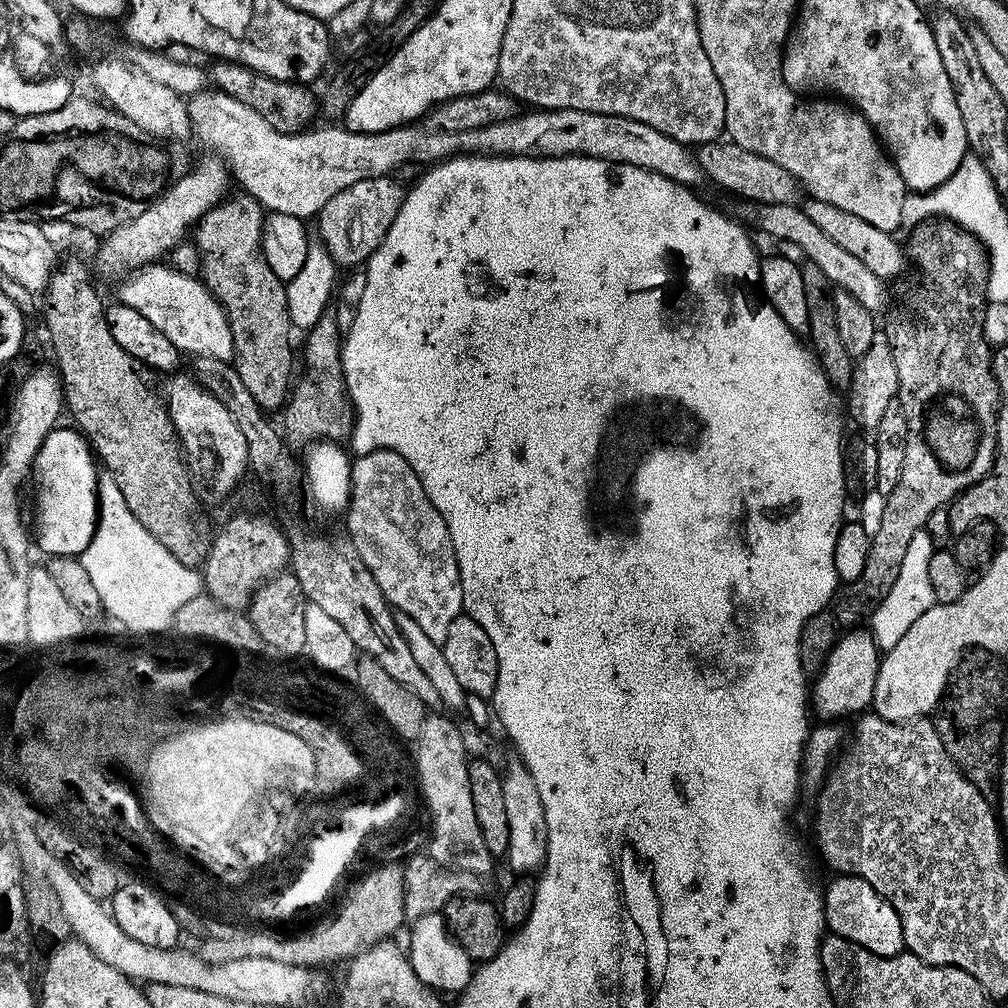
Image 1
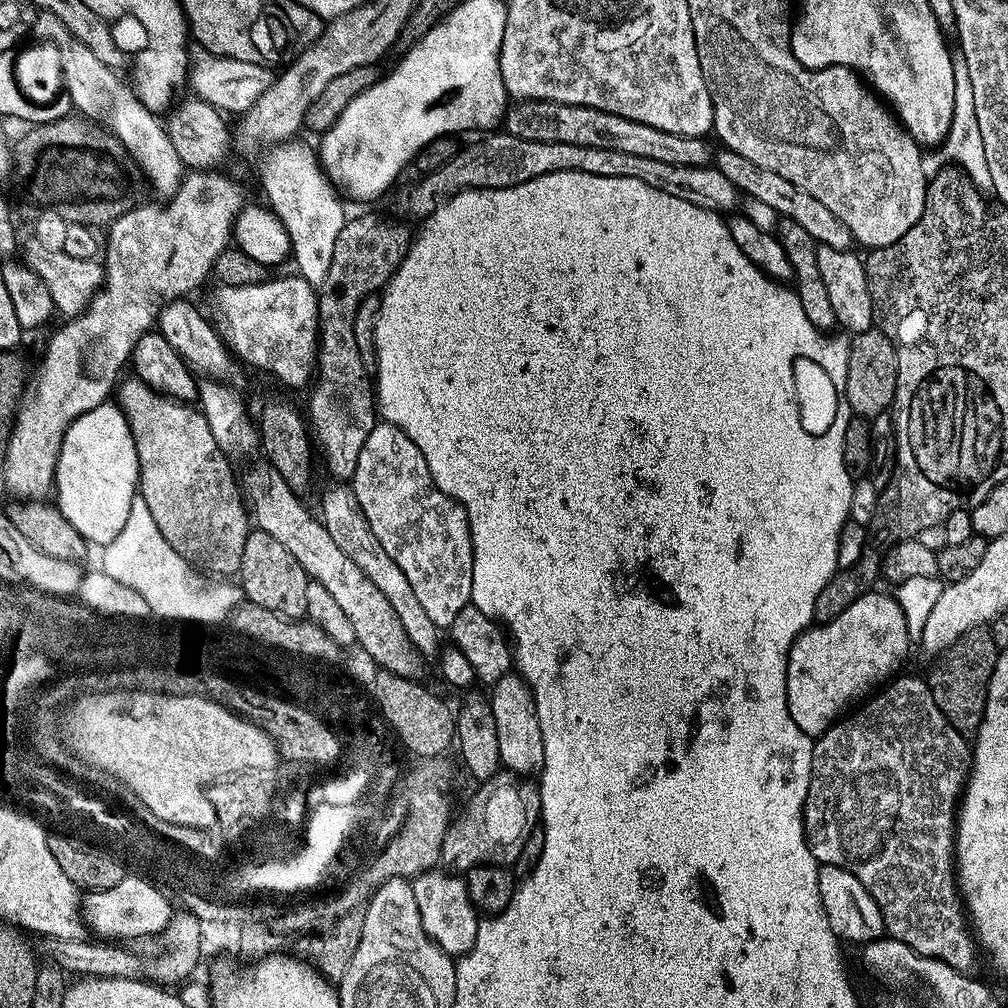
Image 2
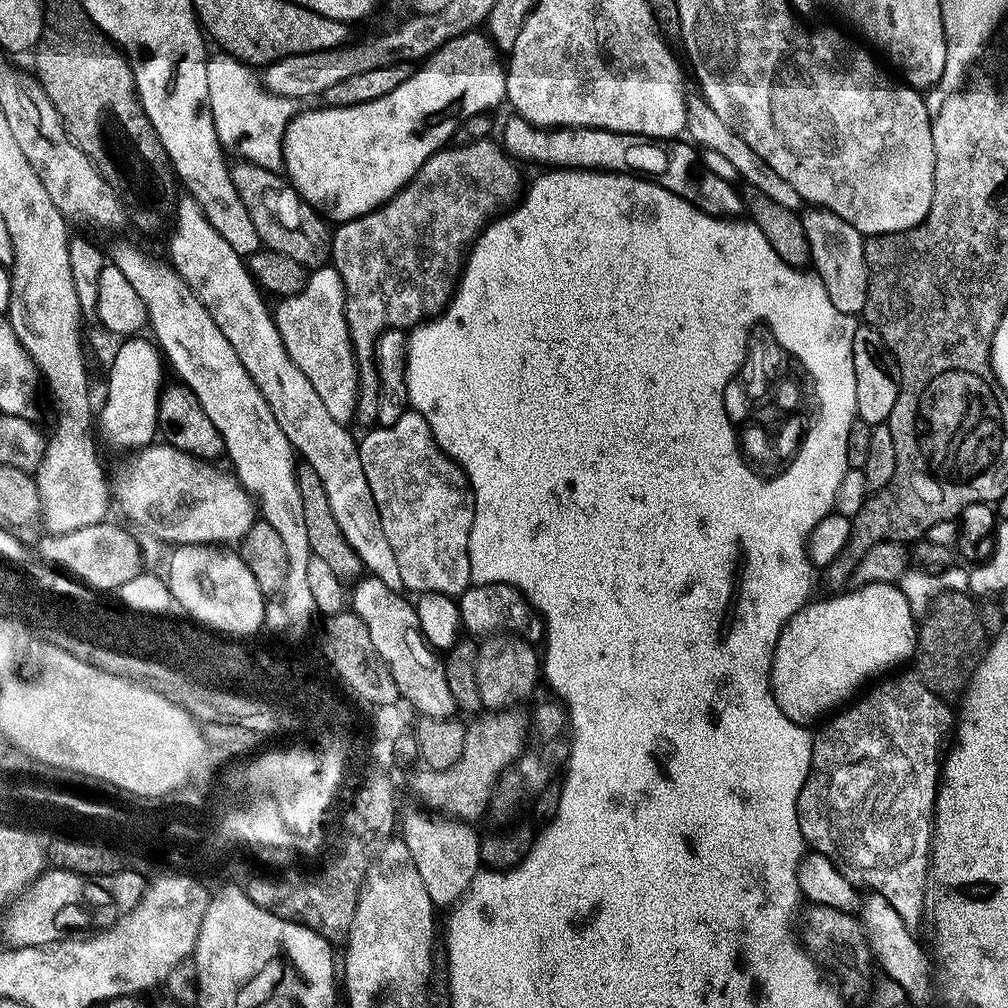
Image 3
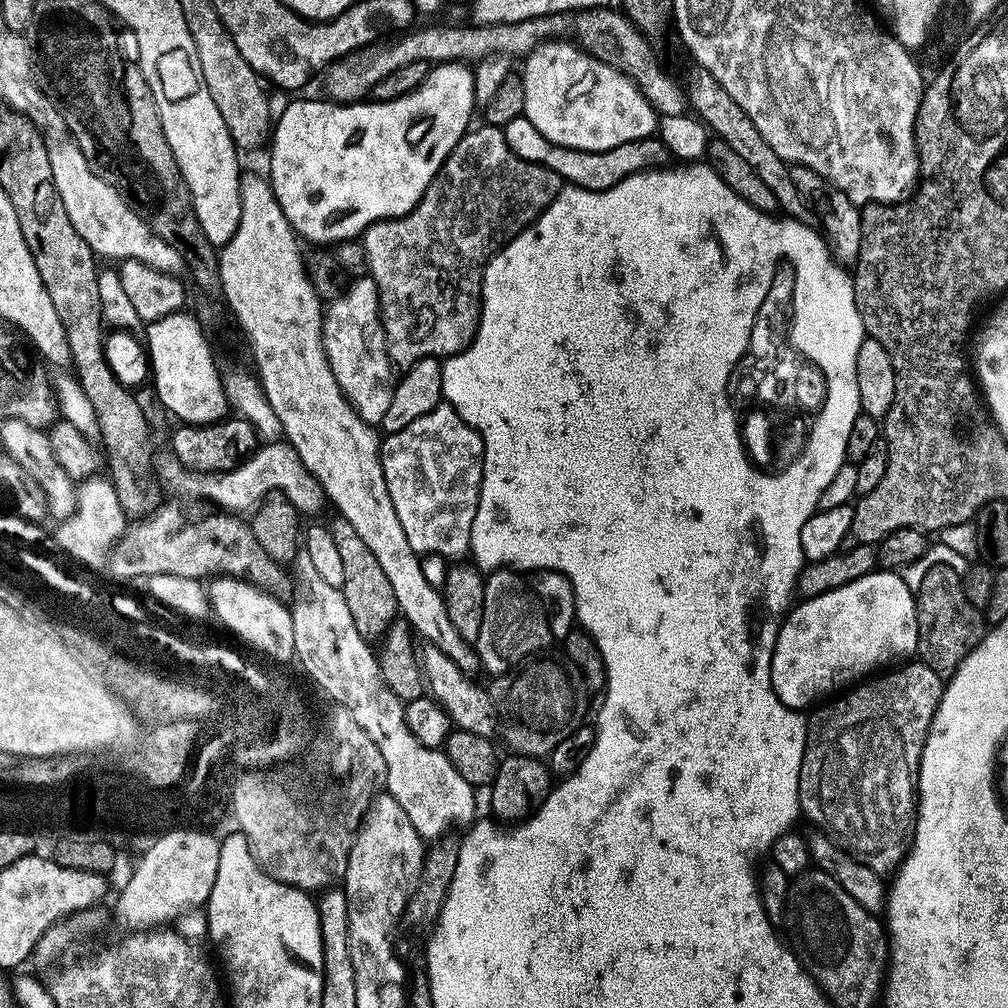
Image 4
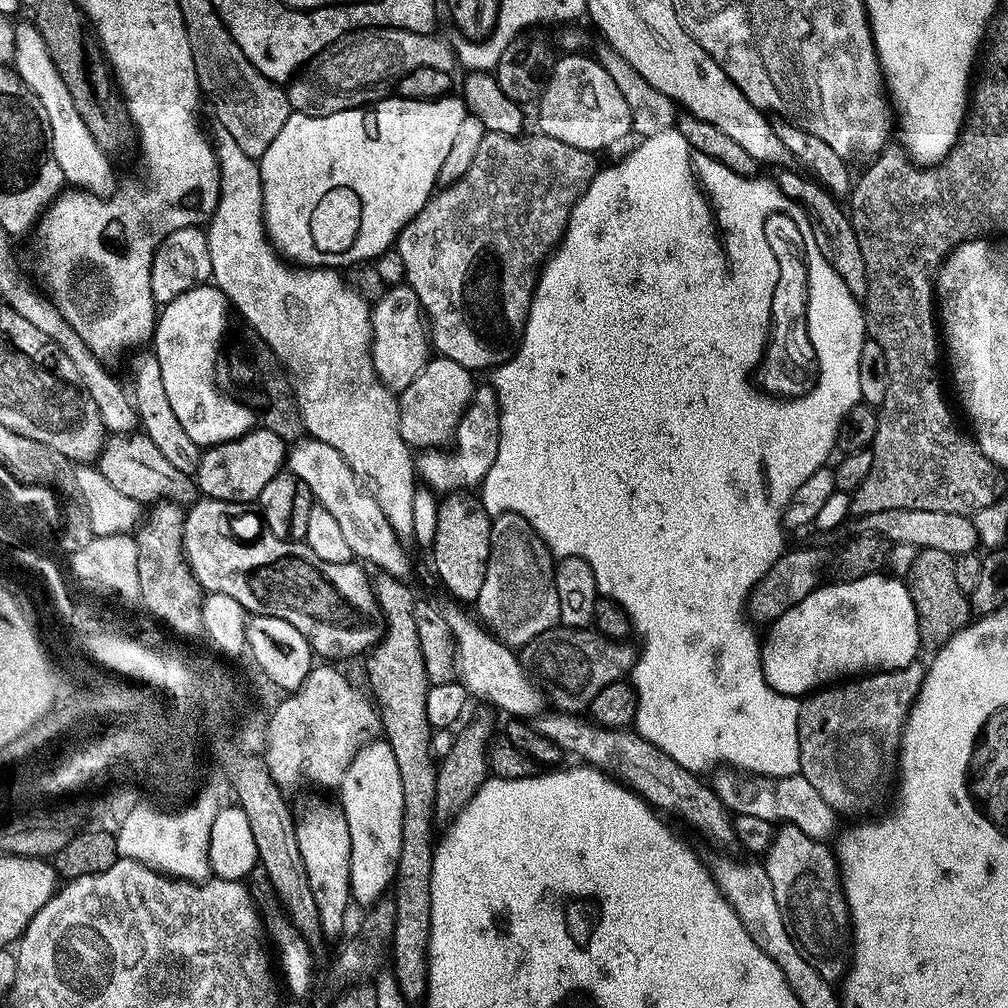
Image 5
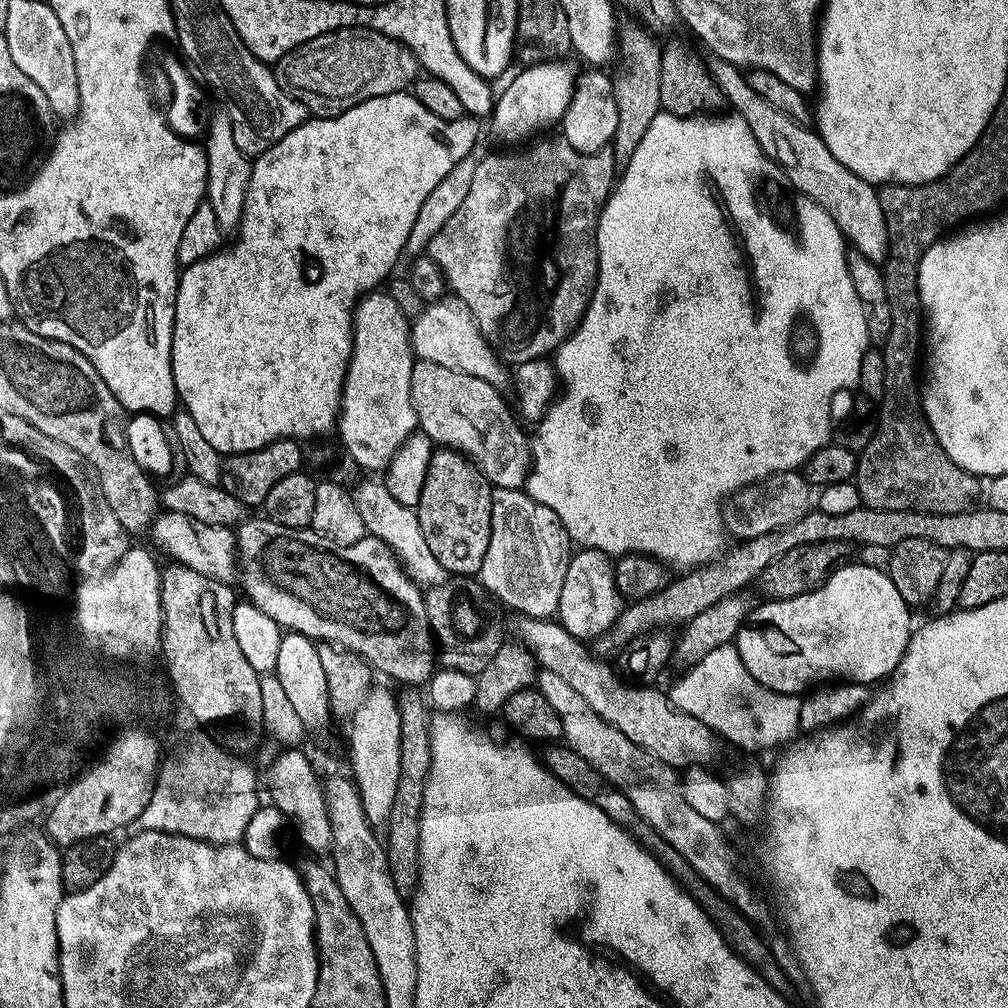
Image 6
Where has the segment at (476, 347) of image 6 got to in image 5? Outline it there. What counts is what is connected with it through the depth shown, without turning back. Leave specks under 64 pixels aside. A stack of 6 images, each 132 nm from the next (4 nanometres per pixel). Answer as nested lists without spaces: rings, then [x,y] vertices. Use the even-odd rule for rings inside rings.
[[[392,286],[387,291],[372,310],[372,365],[383,384],[392,393],[401,394],[428,364],[430,325],[414,289]]]

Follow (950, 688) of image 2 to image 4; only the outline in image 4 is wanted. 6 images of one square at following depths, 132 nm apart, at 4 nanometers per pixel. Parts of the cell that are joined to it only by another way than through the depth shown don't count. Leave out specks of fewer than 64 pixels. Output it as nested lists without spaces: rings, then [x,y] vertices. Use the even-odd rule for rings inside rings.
[[[930,566],[922,586],[916,591],[916,617],[918,618],[919,663],[930,666],[930,670],[941,674],[951,674],[967,658],[972,649],[984,639],[986,620],[972,605],[968,592],[964,589],[961,573],[950,570],[950,566]]]

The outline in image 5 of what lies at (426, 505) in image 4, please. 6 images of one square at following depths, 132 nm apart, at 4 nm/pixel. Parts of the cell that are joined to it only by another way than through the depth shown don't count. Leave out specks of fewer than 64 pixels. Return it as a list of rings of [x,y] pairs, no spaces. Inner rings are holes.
[[[477,391],[456,428],[454,443],[448,449],[453,448],[449,452],[444,452],[443,447],[421,451],[415,457],[416,475],[436,494],[460,494],[465,490],[479,489],[490,466],[494,466],[494,458],[498,458],[499,441],[500,413],[493,393]]]

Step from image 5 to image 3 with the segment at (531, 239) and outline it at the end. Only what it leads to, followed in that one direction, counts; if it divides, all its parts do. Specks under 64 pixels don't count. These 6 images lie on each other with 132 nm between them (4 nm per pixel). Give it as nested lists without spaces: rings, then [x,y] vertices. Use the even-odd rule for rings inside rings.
[[[492,138],[485,140],[475,140],[470,145],[445,146],[439,152],[435,152],[433,156],[419,168],[414,174],[414,178],[400,192],[395,192],[386,203],[381,204],[372,212],[368,212],[364,216],[359,216],[353,220],[343,221],[339,225],[340,228],[332,236],[332,260],[331,267],[338,270],[338,274],[344,283],[344,313],[348,322],[348,333],[352,339],[352,348],[356,352],[356,367],[360,369],[360,398],[356,401],[356,420],[372,426],[377,423],[376,411],[379,409],[381,394],[381,374],[377,371],[374,363],[376,358],[376,342],[383,335],[387,328],[400,328],[403,330],[411,330],[417,324],[422,324],[426,320],[433,319],[440,315],[448,306],[452,293],[456,290],[456,285],[460,279],[461,271],[464,267],[465,259],[476,242],[476,237],[496,219],[497,216],[509,211],[521,199],[522,184],[520,188],[520,172],[517,161],[504,151],[499,143],[496,144]]]

